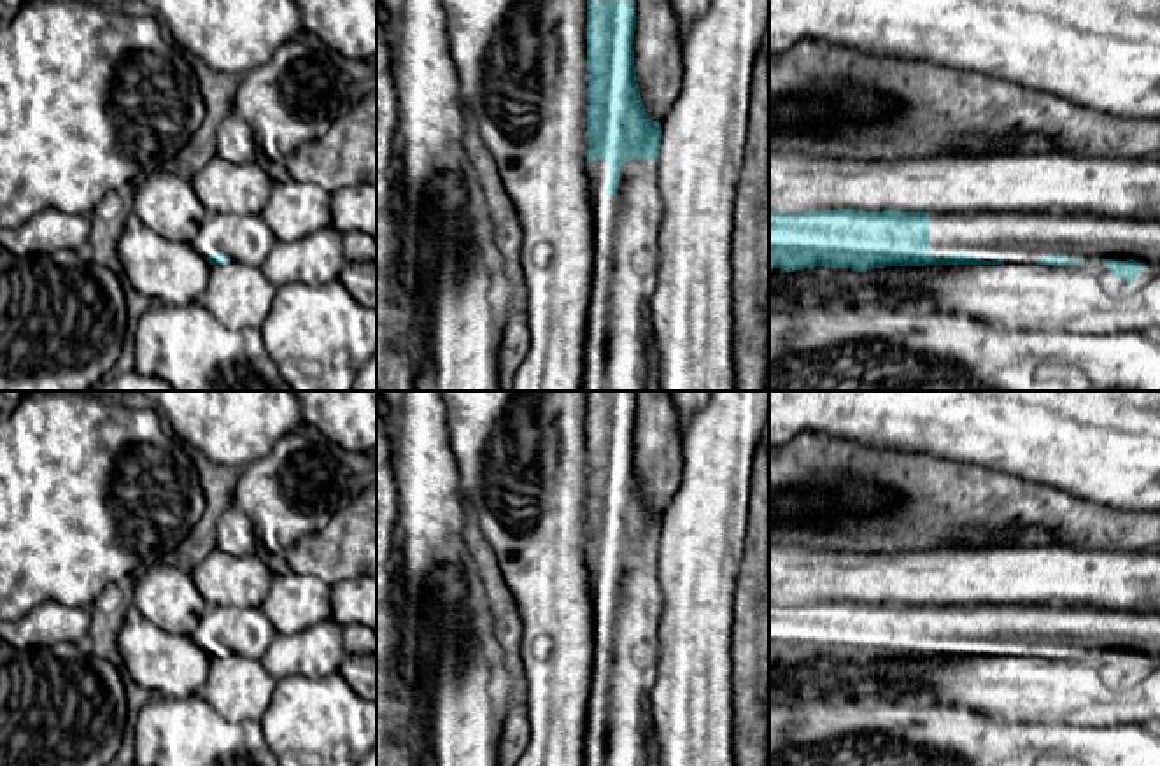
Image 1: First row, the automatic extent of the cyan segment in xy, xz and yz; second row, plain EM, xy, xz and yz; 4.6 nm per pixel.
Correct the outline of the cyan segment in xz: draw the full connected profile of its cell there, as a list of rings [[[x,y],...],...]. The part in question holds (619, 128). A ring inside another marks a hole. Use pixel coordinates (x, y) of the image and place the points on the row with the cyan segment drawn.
[[[587,0],[587,135],[592,189],[592,268],[582,391],[645,391],[654,347],[652,296],[659,273],[662,128],[641,103],[633,39],[636,0]]]

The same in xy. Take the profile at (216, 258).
[[[209,214],[193,247],[210,263],[230,261],[261,266],[277,238],[261,216]]]

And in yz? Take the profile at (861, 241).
[[[853,209],[769,212],[769,268],[785,272],[827,266],[867,272],[885,266],[1037,263],[1067,266],[1106,263],[1113,275],[1134,284],[1139,272],[1160,265],[1160,221],[1106,216],[1048,214],[929,214],[866,212]]]

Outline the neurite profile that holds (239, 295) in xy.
[[[230,261],[210,265],[210,275],[200,303],[228,330],[261,328],[277,286],[259,266]]]

